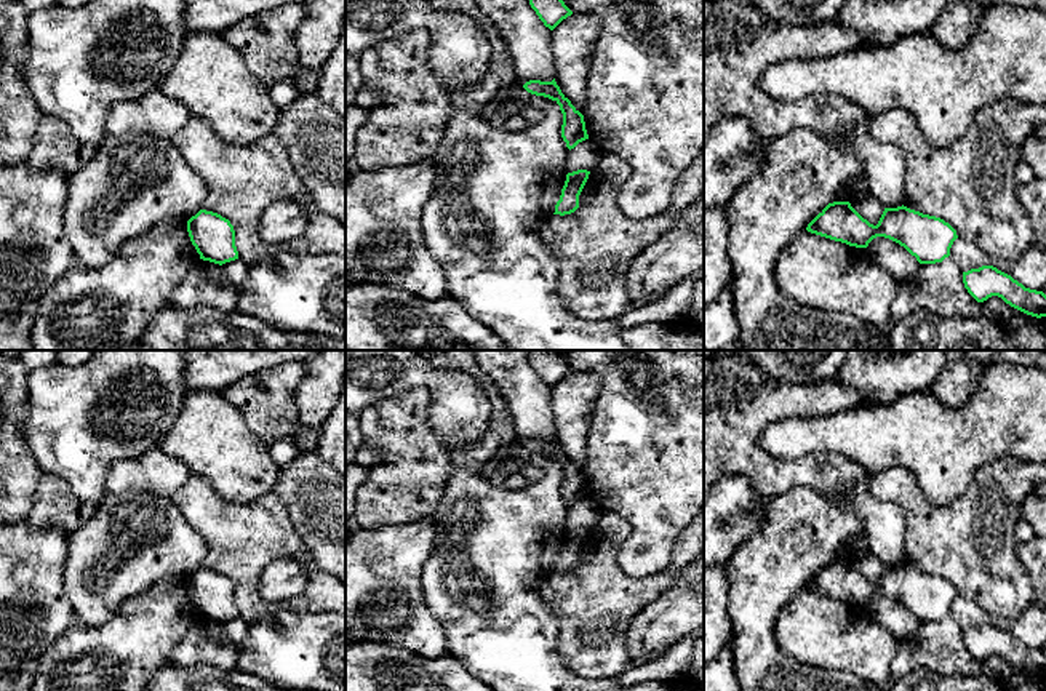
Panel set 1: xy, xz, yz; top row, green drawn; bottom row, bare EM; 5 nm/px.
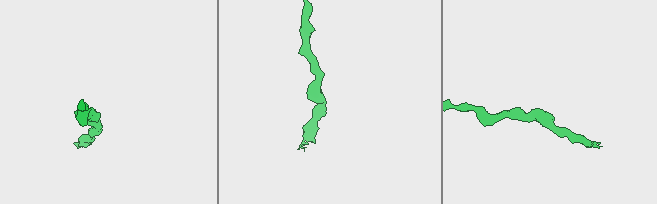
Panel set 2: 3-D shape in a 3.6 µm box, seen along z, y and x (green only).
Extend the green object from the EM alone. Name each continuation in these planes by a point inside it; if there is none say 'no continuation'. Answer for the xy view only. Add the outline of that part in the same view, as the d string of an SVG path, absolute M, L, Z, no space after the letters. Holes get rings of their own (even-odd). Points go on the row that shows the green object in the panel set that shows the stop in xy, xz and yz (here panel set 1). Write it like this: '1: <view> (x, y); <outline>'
no continuation

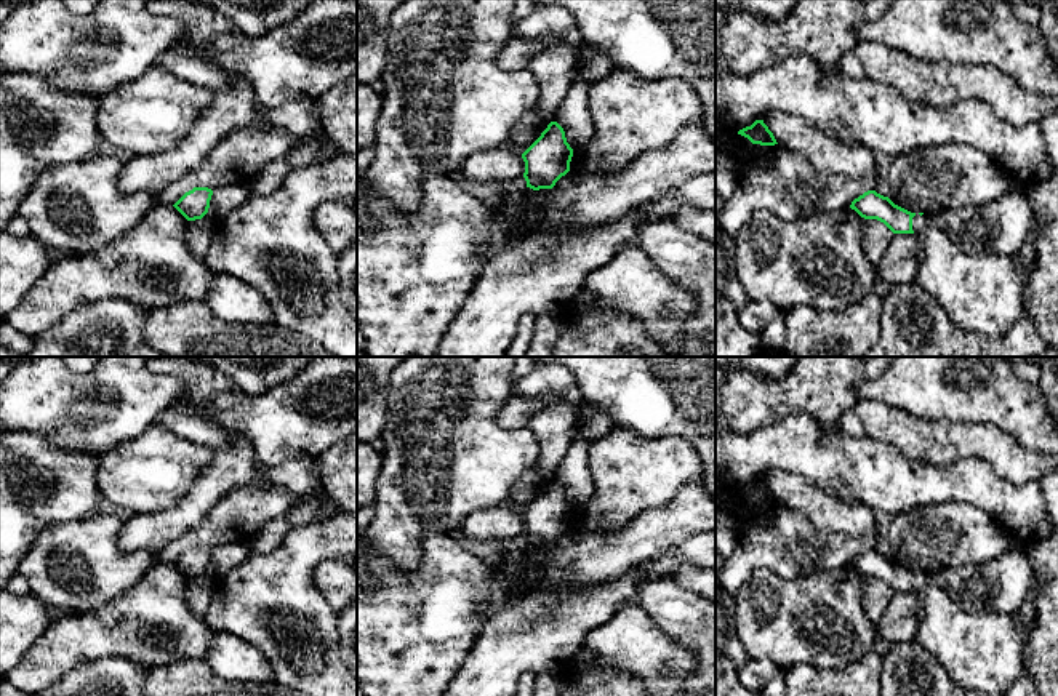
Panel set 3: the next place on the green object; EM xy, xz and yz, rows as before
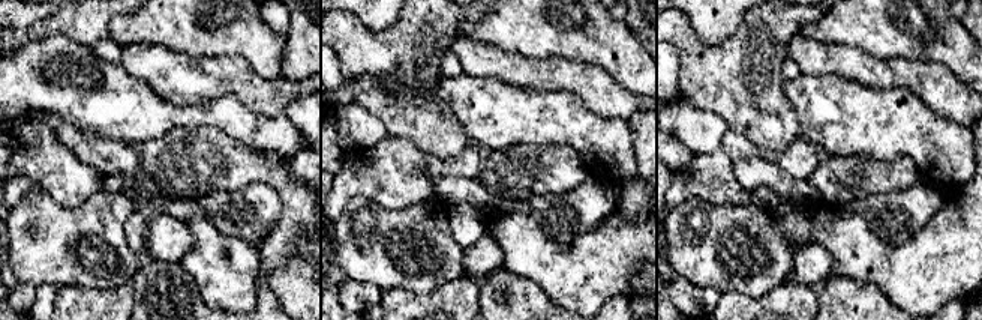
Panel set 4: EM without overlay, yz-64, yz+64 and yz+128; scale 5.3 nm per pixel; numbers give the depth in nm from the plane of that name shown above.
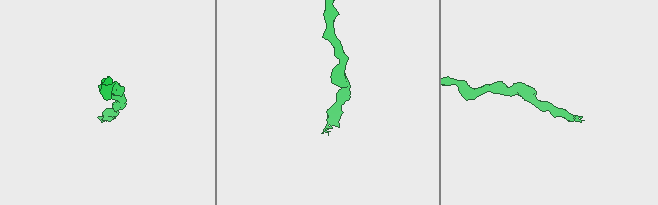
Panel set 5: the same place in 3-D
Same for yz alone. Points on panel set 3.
1: yz (1001, 226); M1005 194L986 205L916 214L914 234L928 227L946 232L967 254L1015 256L1032 227L1032 208L1026 195Z

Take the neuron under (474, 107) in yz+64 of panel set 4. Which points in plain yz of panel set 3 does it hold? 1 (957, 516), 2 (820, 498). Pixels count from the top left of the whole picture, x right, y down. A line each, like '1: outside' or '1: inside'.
1: outside
2: outside

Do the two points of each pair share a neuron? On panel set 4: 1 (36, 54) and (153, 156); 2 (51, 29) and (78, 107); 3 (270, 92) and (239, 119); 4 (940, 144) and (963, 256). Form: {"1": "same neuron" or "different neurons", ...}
{"1": "different neurons", "2": "different neurons", "3": "different neurons", "4": "different neurons"}

